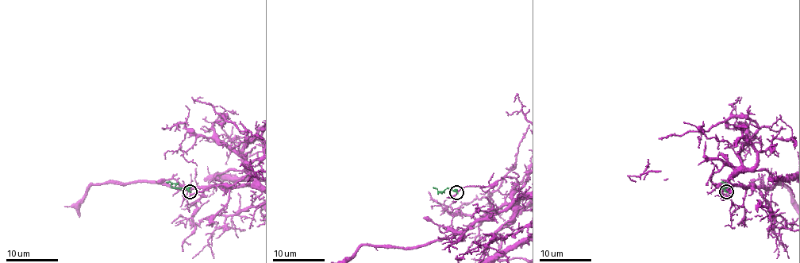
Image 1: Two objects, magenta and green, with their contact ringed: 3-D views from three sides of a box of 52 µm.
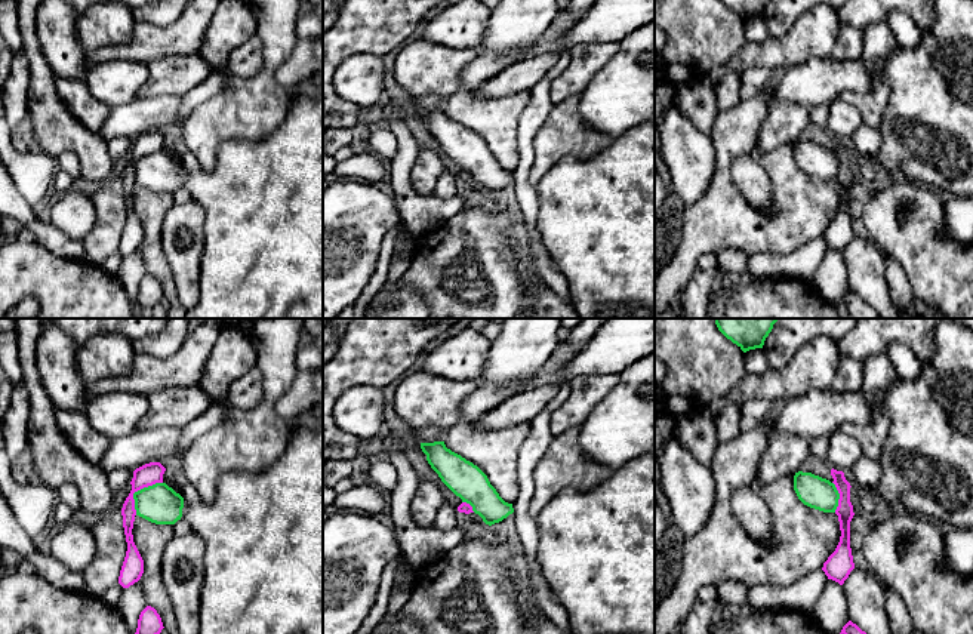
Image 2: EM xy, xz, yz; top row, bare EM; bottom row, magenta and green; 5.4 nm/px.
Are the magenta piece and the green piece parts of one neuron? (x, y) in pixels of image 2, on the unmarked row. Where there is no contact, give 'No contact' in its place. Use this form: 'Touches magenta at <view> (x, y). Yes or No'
Touches magenta at xy (136, 159). No

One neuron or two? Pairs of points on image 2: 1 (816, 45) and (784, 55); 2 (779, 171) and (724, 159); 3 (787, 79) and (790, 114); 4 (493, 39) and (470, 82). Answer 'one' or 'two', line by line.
1: one
2: one
3: two
4: two

